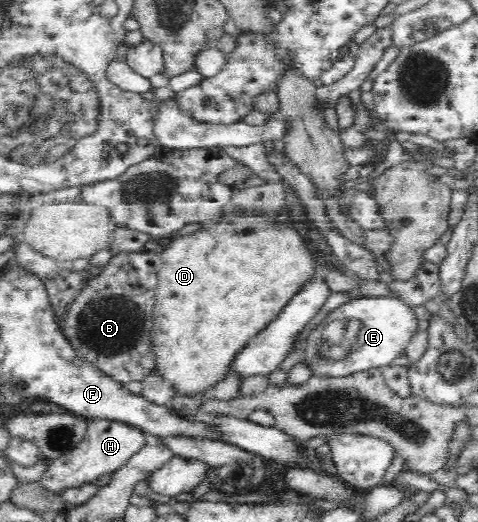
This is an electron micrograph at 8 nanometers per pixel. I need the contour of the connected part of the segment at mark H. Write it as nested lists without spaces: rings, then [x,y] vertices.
[[[92,419],[86,436],[70,452],[67,452],[68,454],[46,461],[48,468],[37,481],[38,493],[58,496],[65,494],[66,490],[106,480],[116,470],[124,467],[134,454],[144,448],[145,444],[146,434],[137,428],[121,422]]]

